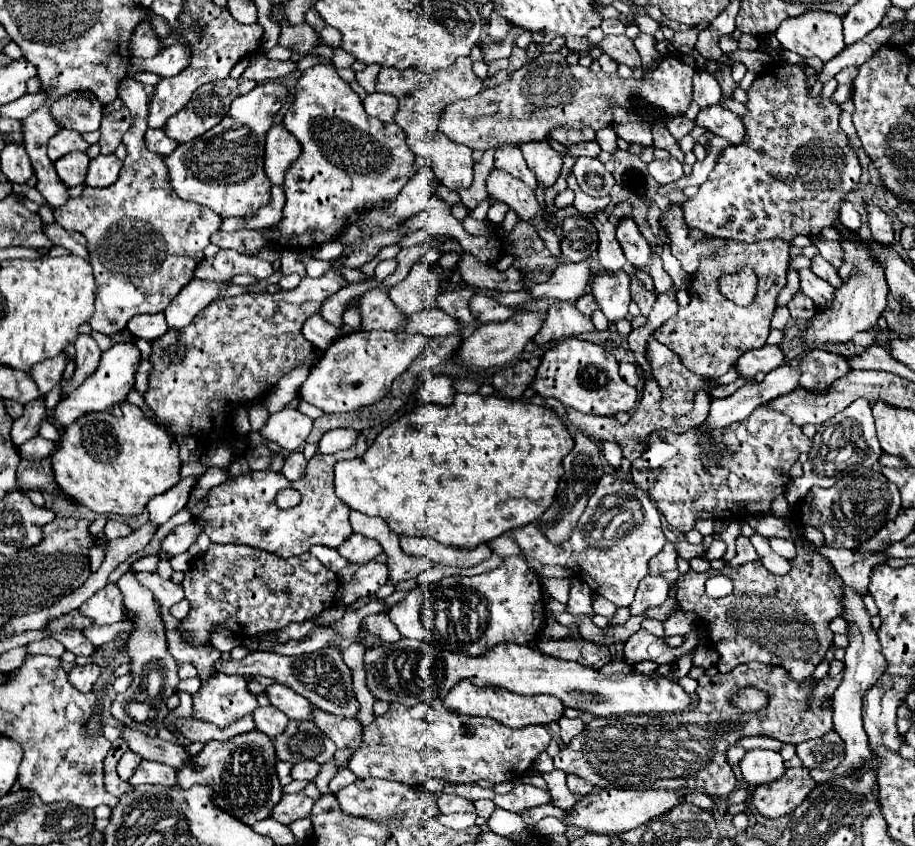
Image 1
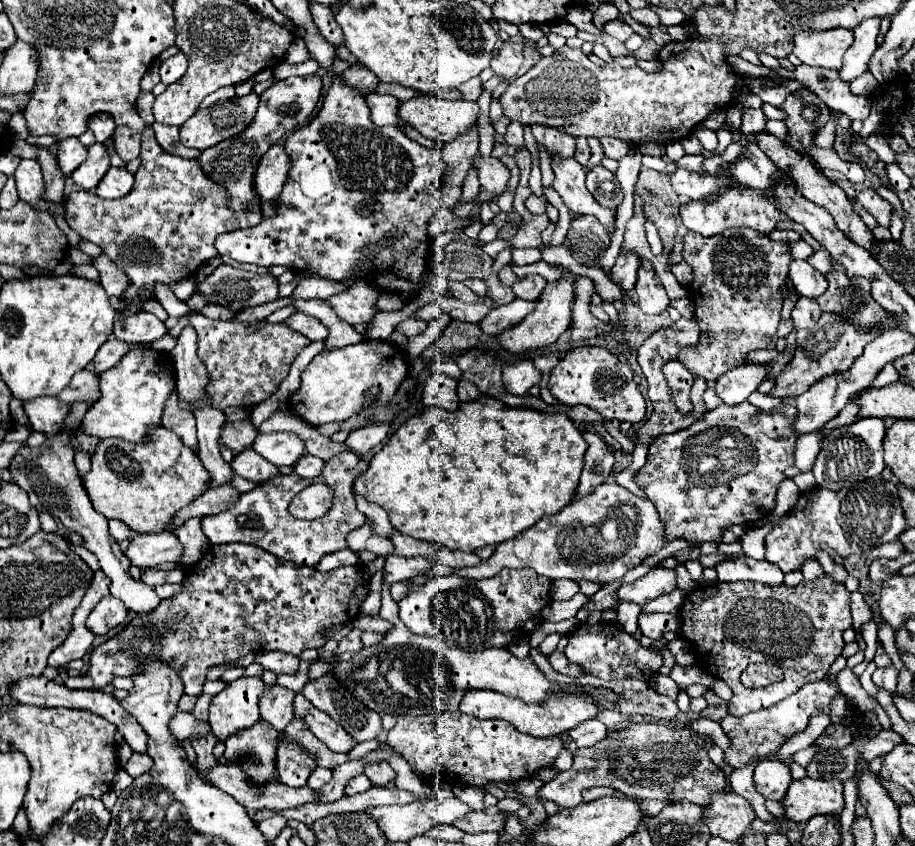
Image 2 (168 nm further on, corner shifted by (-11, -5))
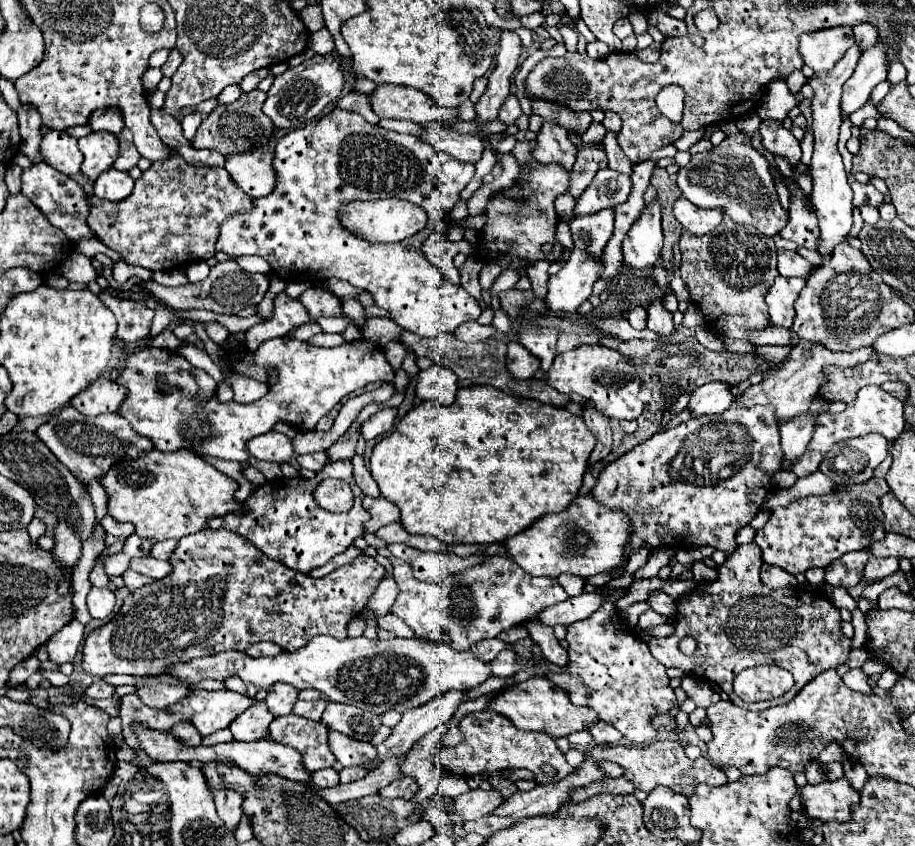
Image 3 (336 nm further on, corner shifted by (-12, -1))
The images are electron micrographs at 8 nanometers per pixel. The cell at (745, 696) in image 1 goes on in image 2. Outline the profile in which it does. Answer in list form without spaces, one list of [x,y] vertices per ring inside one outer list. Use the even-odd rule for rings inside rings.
[[[823,574],[817,580],[803,580],[799,586],[789,588],[785,584],[769,586],[761,582],[713,582],[701,588],[695,588],[687,594],[685,604],[681,608],[681,636],[689,640],[695,648],[695,656],[701,668],[709,670],[717,678],[725,680],[731,688],[733,697],[729,701],[729,714],[731,716],[745,716],[749,712],[769,708],[795,694],[801,686],[809,682],[819,682],[827,674],[833,660],[841,654],[845,642],[843,642],[843,630],[851,628],[851,606],[849,606],[851,592],[847,592],[843,582],[835,582],[829,578],[829,574]],[[753,662],[769,662],[777,664],[785,678],[783,683],[748,689],[740,682],[741,672],[753,664]]]

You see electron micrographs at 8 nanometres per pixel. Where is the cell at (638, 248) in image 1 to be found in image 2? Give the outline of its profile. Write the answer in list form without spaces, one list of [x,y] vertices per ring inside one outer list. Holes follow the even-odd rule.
[[[641,258],[641,268],[637,272],[637,284],[635,284],[635,296],[637,296],[637,304],[641,306],[645,314],[661,314],[669,306],[665,288],[647,258]]]

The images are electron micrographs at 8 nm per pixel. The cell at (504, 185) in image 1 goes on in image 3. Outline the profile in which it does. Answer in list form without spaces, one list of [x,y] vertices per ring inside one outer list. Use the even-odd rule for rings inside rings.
[[[440,120],[434,124],[422,124],[422,128],[424,128],[424,134],[420,136],[422,142],[434,146],[438,152],[448,154],[458,162],[476,164],[476,160],[480,160],[484,152],[484,146],[478,136],[446,132],[446,126]]]

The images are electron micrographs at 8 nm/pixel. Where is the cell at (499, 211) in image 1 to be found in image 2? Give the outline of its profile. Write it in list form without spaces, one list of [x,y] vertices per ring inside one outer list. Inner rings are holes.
[[[531,194],[531,196],[527,198],[527,202],[525,202],[525,208],[527,208],[531,214],[543,214],[543,212],[545,212],[545,200]]]

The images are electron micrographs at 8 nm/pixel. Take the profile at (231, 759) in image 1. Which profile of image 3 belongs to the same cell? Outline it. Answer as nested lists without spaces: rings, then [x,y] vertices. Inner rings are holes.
[[[254,702],[246,712],[242,712],[232,724],[230,732],[234,734],[236,740],[260,740],[262,736],[268,734],[268,726],[274,720],[270,716],[270,710],[266,708],[266,702]]]

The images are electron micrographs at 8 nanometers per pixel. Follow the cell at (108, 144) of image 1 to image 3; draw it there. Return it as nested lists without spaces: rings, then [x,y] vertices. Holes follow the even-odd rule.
[[[124,128],[118,134],[118,140],[120,140],[120,156],[116,158],[114,168],[116,170],[122,170],[122,172],[128,172],[130,168],[136,166],[136,162],[140,160],[140,154],[134,148],[134,142],[132,142],[132,136],[130,136],[130,130],[128,128]]]

